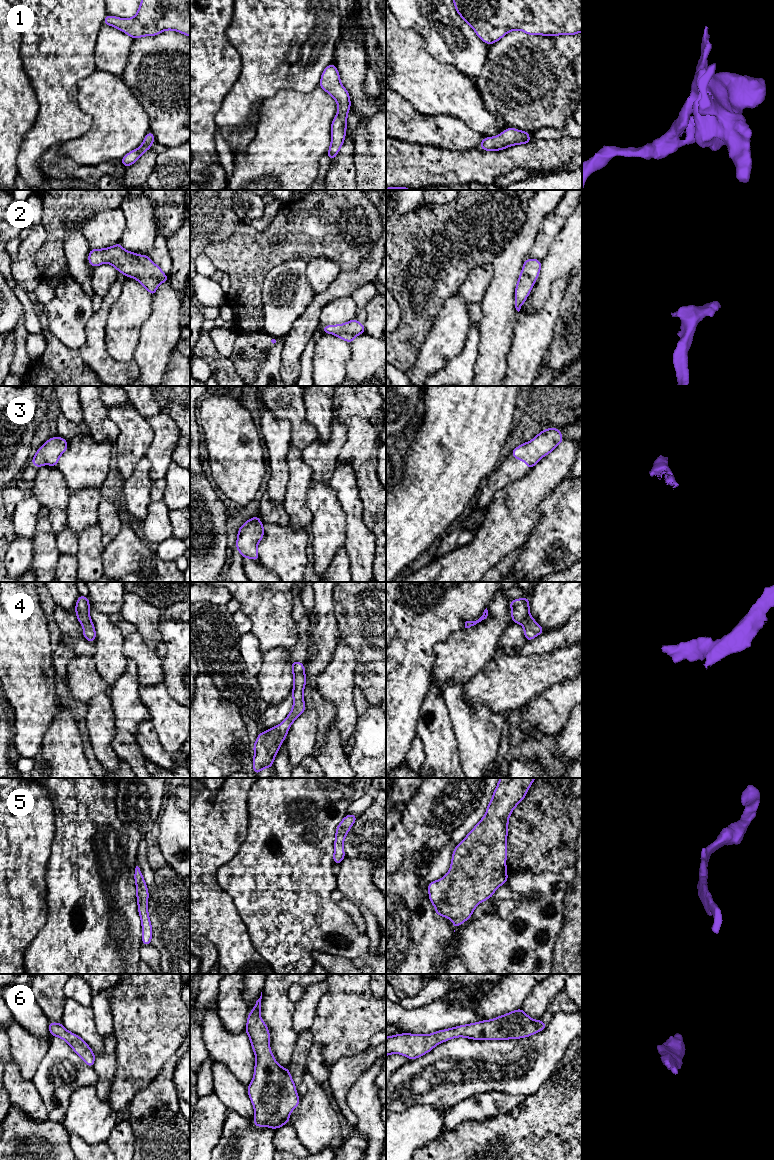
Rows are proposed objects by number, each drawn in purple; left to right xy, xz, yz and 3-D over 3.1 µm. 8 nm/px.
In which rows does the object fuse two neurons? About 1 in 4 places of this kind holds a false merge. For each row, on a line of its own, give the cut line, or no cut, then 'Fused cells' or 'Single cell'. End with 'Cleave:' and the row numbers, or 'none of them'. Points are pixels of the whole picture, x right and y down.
1: No split. Single cell
2: No split. Single cell
3: No split. Single cell
4: No split. Single cell
5: No split. Single cell
6: No split. Single cell
Cleave: none of them

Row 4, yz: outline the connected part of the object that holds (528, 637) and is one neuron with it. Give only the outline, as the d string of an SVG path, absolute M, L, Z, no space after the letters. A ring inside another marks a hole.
M521 597L519 600L510 599L512 624L518 622L523 626L524 636L531 641L545 630L531 617L529 612L529 598Z

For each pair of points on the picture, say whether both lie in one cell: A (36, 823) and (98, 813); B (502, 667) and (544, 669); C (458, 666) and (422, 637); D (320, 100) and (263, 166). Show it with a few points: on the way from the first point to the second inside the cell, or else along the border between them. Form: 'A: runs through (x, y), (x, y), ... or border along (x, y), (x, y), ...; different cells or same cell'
A: border along (49, 797), (53, 810), (54, 837), (52, 843); different cells
B: runs through (512, 669), (534, 669); same cell
C: border along (452, 632), (435, 644), (430, 670); different cells
D: runs through (308, 116), (293, 131), (291, 138), (279, 150); same cell

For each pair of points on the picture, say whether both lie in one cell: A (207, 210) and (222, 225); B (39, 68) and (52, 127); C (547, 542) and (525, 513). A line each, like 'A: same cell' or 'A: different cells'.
A: same cell
B: same cell
C: different cells

